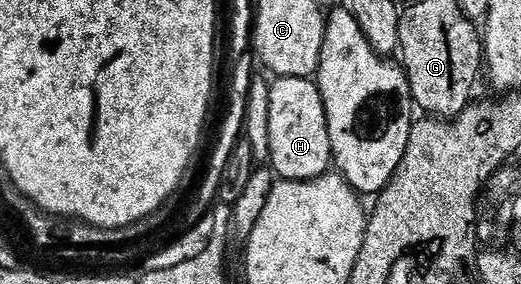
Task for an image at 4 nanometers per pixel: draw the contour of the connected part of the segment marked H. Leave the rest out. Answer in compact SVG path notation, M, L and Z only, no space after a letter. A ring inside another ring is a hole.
M279 76L269 91L269 166L281 180L316 179L331 166L332 146L321 93L312 79Z

